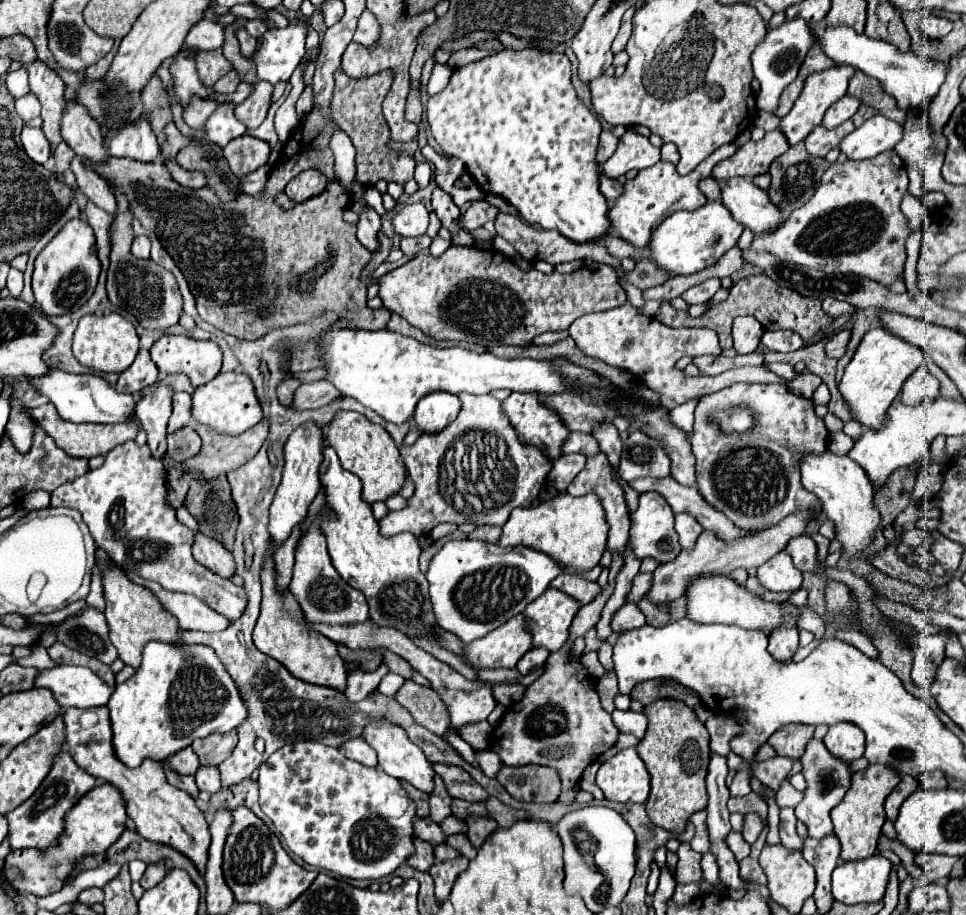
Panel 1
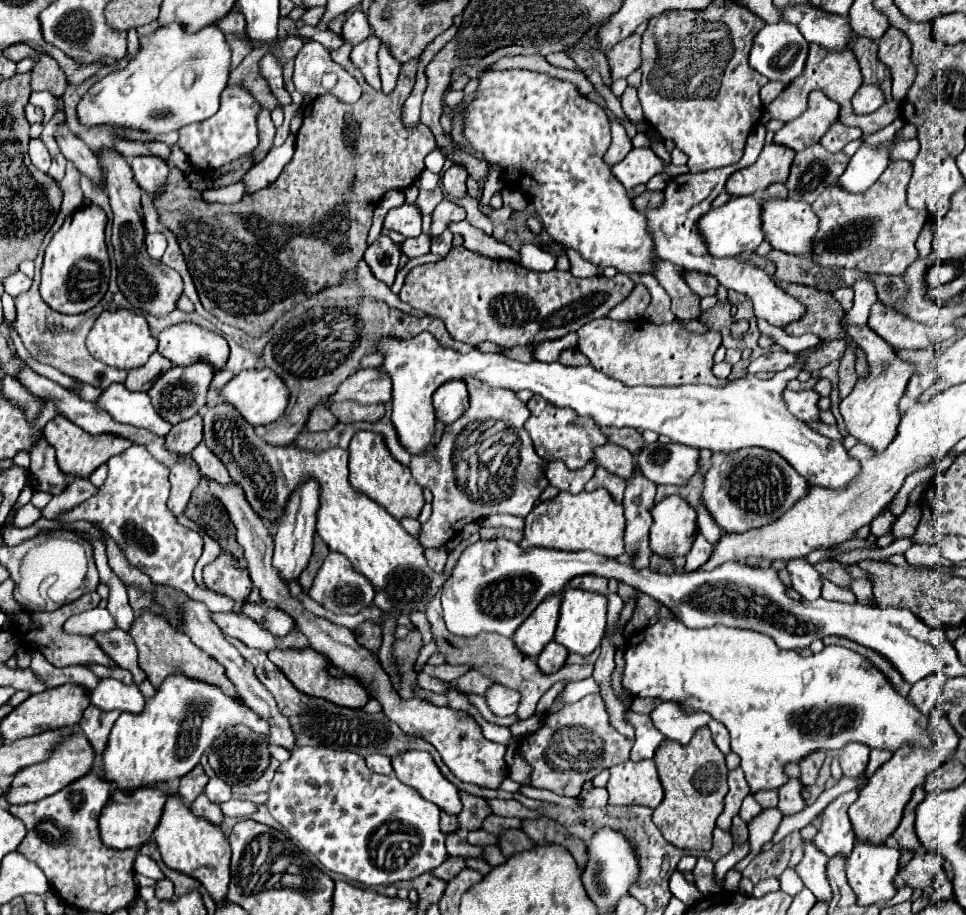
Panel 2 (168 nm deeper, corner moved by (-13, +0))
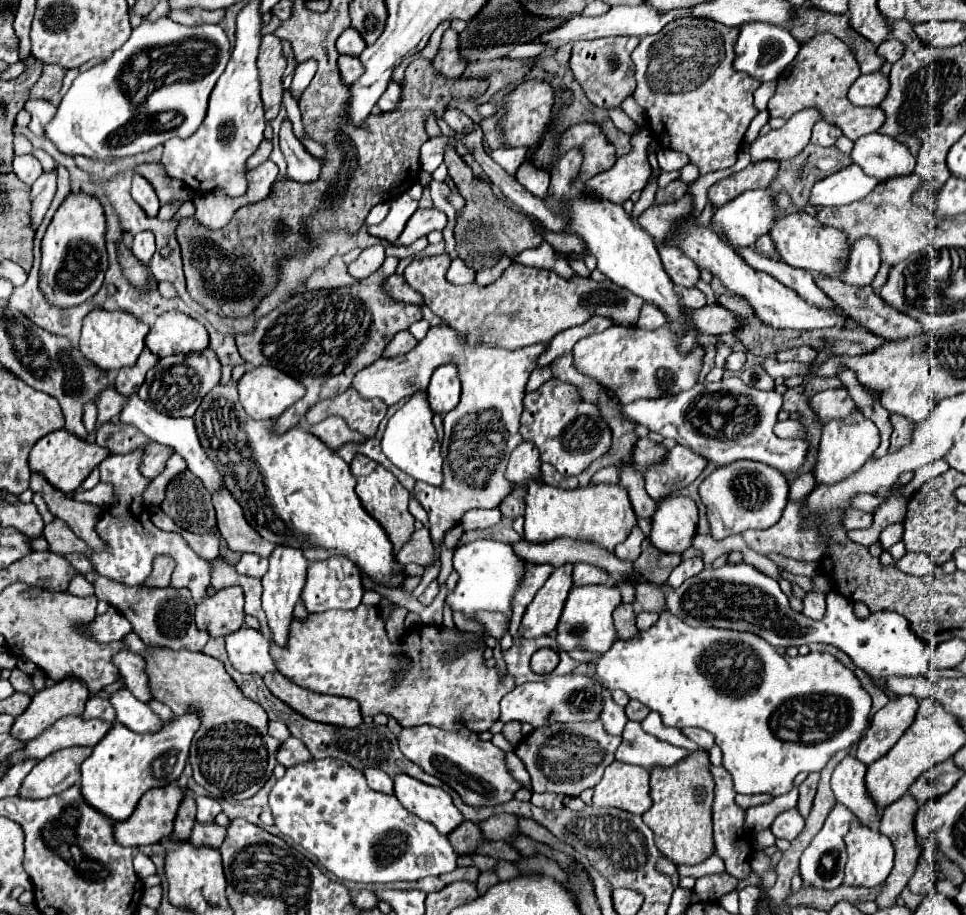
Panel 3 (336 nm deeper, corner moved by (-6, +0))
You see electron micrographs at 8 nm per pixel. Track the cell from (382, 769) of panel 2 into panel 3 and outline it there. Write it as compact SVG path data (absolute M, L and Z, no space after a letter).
M365 767L363 773L371 789L381 793L393 793L393 779L381 767Z

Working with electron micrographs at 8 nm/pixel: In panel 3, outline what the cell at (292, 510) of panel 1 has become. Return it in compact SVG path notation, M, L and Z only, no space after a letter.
M275 545L273 553L269 555L269 569L263 575L263 609L267 613L267 621L273 631L275 643L281 647L287 643L287 631L289 631L289 623L293 619L293 607L299 601L299 595L305 587L307 565L309 565L309 561L305 559L303 551L297 547Z

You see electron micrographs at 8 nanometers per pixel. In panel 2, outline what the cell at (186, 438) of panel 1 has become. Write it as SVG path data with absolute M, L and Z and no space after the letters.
M200 443L192 451L192 459L198 463L202 477L206 477L210 481L216 481L218 485L230 485L232 483L232 479L230 479L226 467L222 465L222 461L216 455L212 455L212 451L204 443Z

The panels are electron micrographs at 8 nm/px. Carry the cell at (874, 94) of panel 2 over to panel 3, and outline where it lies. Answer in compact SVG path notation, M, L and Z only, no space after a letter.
M881 71L877 73L869 73L869 75L861 75L849 89L849 99L857 105L857 107L865 107L865 105L879 105L885 95L889 91L889 81L887 77L881 75Z

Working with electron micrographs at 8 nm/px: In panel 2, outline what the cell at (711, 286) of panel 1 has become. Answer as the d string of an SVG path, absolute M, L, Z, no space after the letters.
M684 271L682 277L684 277L686 285L694 293L698 293L700 297L706 297L706 295L714 295L716 293L718 281L712 275L704 275L704 273L696 273L696 271Z

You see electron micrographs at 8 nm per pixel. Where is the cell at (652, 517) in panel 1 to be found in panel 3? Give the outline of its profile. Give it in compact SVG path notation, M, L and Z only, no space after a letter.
M667 497L657 505L649 541L663 553L683 553L697 531L697 505L689 497Z

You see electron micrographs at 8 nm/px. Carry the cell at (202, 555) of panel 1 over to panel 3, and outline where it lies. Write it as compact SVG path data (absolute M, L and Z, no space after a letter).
M225 587L215 589L213 595L207 595L197 603L195 621L197 627L207 629L213 637L225 637L243 627L243 589Z

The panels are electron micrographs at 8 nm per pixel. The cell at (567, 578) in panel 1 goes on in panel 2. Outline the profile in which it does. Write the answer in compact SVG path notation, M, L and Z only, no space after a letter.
M578 575L576 579L572 579L568 583L568 587L586 589L586 591L594 591L594 593L608 593L608 579L604 579L600 575Z

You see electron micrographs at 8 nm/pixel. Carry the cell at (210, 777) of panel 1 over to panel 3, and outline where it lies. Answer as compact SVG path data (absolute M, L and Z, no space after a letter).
M203 795L197 797L197 821L209 823L209 821L215 819L217 813L221 813L221 805L219 805L217 799L203 797Z

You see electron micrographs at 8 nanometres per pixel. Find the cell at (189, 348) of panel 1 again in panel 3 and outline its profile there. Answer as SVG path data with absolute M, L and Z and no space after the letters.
M169 311L163 313L151 327L149 335L145 337L145 345L157 357L177 353L189 355L209 347L209 333L197 319L179 311Z

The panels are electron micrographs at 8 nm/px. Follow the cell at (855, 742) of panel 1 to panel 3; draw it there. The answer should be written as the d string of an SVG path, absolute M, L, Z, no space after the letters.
M847 755L833 771L831 789L839 803L851 809L861 819L861 823L869 825L871 821L879 821L881 815L865 791L865 771L867 767L855 755Z

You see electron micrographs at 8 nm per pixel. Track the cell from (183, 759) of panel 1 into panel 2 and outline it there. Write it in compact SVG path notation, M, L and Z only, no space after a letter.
M196 765L188 775L184 775L180 779L180 797L182 797L182 801L190 807L196 801L196 795L200 795L204 791L206 783L208 783L206 773L202 771L200 765Z

